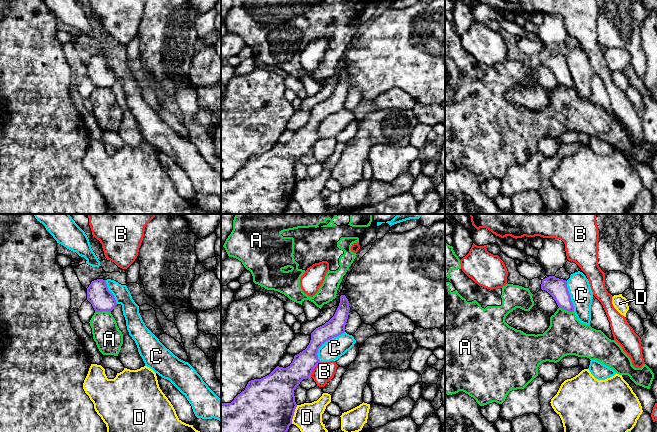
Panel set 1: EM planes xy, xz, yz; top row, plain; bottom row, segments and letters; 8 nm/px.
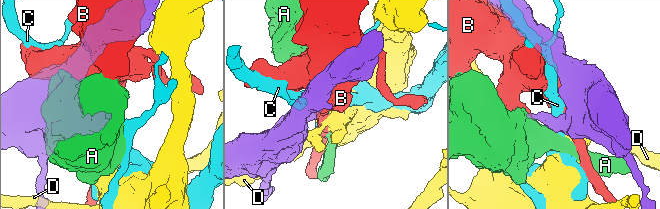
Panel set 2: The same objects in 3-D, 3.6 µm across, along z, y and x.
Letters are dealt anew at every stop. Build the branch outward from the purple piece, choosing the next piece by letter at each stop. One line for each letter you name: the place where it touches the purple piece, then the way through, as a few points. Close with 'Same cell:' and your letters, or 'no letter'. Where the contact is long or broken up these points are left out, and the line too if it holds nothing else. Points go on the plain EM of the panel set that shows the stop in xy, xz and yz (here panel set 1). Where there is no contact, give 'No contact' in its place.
Same cell: no letter

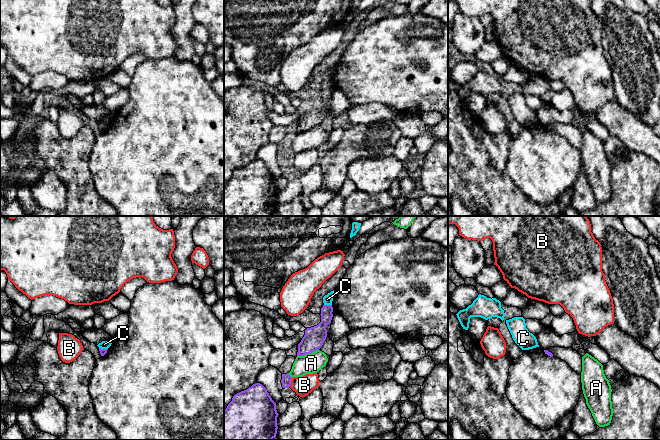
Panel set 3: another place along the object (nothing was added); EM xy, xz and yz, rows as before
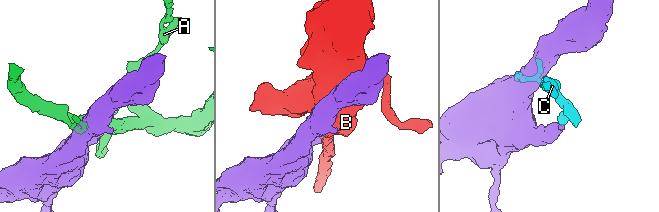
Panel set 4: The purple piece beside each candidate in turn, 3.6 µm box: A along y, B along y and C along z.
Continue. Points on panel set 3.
Same cell: no letter

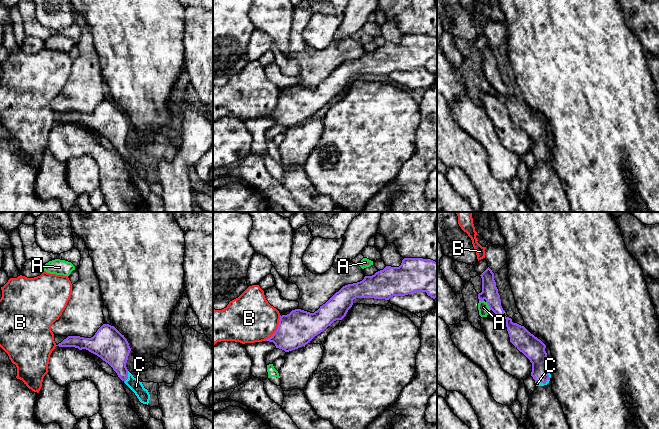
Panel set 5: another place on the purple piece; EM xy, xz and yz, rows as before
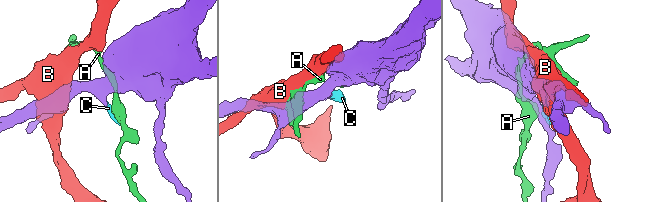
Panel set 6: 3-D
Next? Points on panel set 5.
C: Touches purple at xy (127, 153). Path across: xy (114, 125), (119, 143), (127, 153), (136, 162)
Same cell: C

